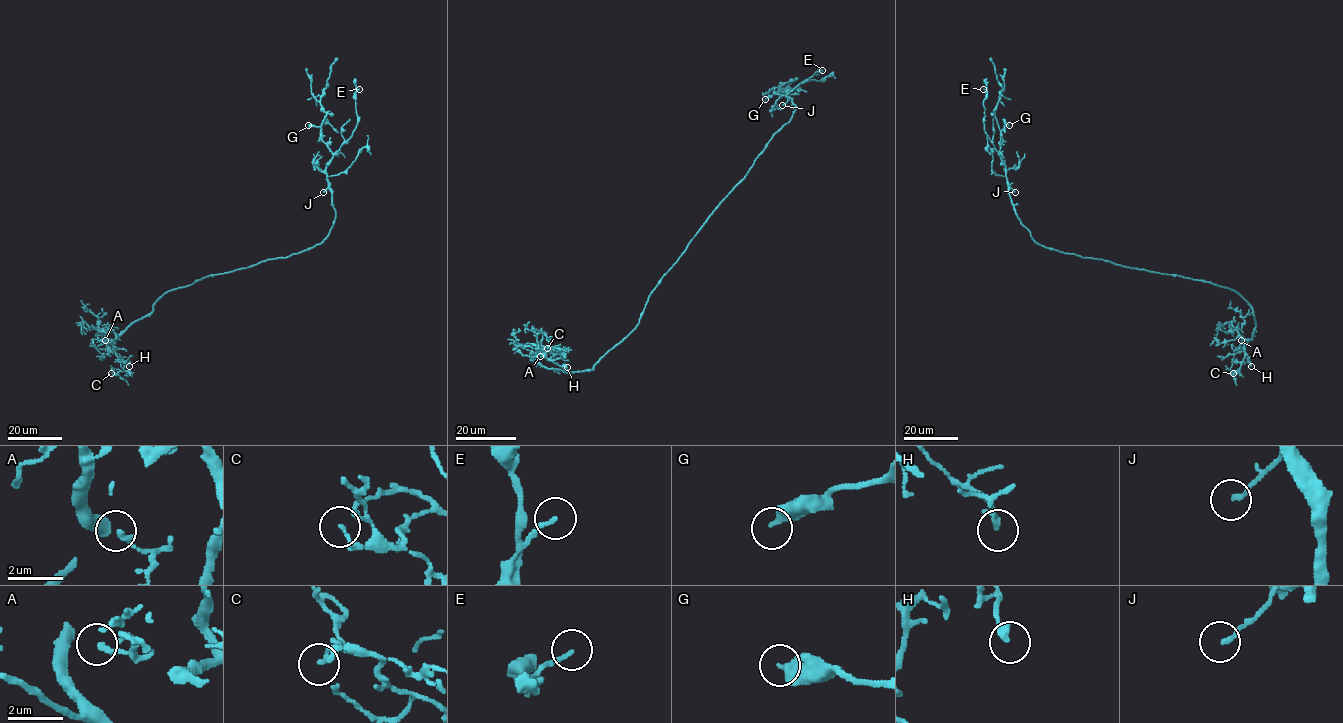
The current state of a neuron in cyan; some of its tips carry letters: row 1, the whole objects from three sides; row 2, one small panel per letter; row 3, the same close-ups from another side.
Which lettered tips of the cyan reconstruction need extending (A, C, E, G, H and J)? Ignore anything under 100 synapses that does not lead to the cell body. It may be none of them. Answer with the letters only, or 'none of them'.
none of them

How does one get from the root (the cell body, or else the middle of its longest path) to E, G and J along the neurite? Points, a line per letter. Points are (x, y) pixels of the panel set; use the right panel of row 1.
E: (1123, 266), (1061, 253), (1034, 240), (1016, 214), (1005, 166), (985, 132), (983, 100), (986, 92), (983, 89)
G: (1123, 266), (1061, 253), (1034, 240), (1016, 214), (1000, 156), (1001, 130), (1009, 125)
J: (1123, 266), (1038, 244), (1016, 214), (1009, 188), (1015, 192)

